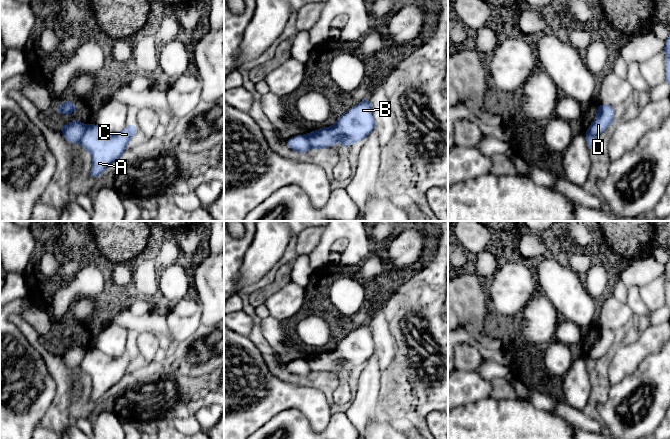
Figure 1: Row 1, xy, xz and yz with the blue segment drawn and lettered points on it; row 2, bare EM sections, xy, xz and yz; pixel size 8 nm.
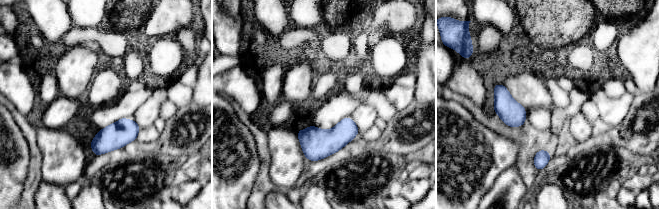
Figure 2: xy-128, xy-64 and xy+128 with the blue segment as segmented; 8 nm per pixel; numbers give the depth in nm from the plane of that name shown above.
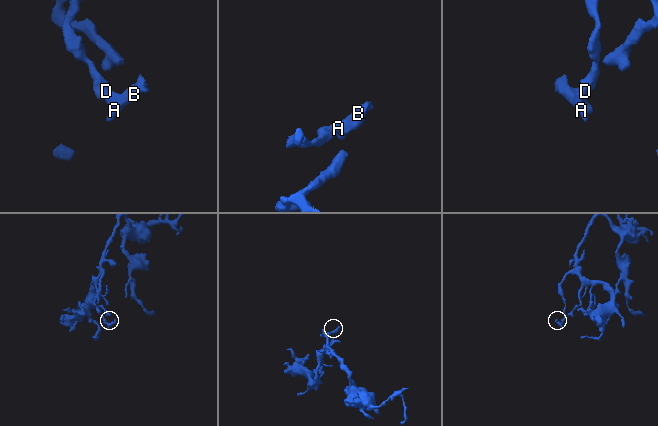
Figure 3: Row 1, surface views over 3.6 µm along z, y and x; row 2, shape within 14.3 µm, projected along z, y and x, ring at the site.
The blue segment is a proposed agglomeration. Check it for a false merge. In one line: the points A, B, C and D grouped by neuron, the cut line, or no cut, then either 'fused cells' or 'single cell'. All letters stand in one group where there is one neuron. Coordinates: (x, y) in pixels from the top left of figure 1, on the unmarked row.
A B C / D | xy (87, 350), (79, 365) | fused cells

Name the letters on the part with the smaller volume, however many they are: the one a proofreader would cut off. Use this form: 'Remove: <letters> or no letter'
Remove: A, B, C

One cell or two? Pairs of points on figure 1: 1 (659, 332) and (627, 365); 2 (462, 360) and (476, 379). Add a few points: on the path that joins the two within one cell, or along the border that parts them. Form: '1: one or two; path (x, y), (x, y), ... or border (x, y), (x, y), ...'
1: one; path (651, 340), (634, 357)
2: two; border (483, 359), (476, 370), (458, 370)

